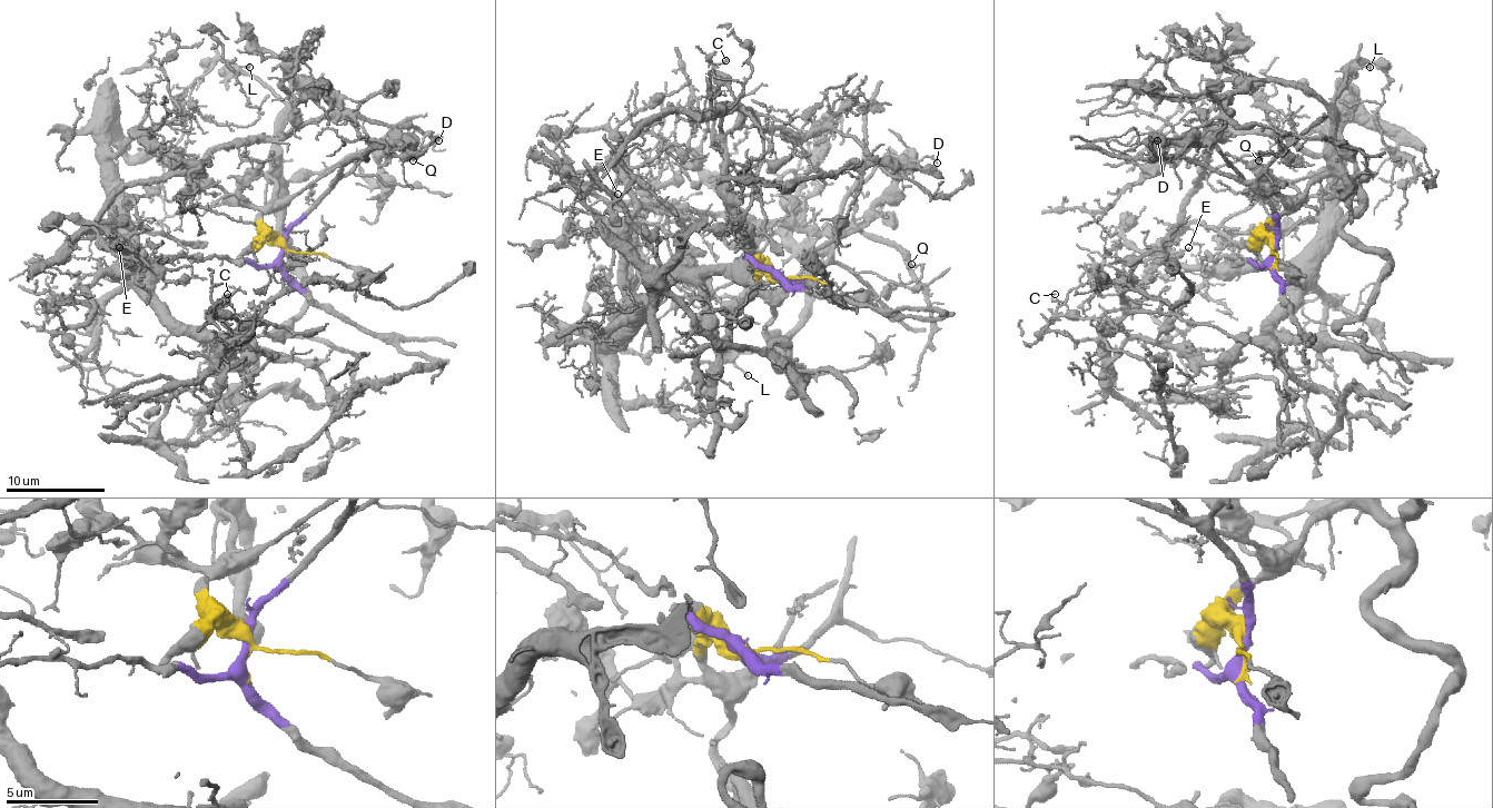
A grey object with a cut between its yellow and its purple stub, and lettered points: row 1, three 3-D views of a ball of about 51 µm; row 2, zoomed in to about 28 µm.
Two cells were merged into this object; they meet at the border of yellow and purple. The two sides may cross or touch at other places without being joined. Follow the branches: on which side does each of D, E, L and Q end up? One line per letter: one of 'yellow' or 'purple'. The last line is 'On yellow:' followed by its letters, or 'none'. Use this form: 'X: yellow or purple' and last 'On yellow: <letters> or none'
D: yellow
E: purple
L: yellow
Q: yellow
On yellow: D, L, Q

